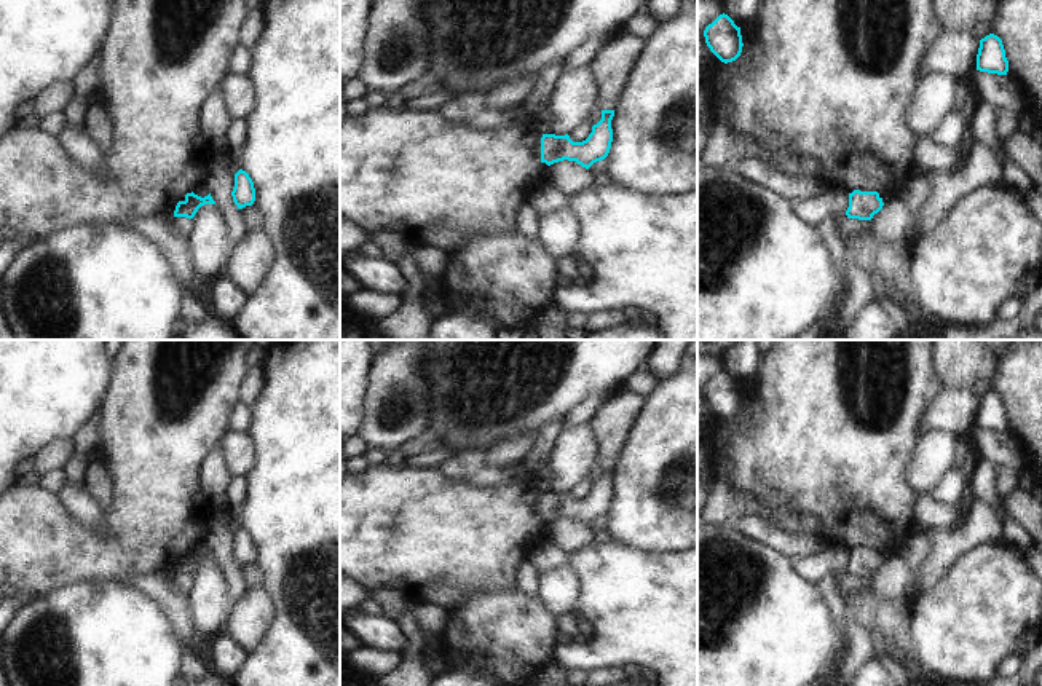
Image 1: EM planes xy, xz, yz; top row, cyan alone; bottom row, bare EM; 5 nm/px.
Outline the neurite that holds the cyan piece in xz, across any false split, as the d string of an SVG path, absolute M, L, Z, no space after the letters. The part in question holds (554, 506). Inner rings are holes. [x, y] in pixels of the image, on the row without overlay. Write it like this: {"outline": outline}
{"outline": "M602 467L602 477L592 483L592 490L582 499L573 499L568 491L543 491L541 520L551 523L568 517L589 526L594 520L605 517L613 499L613 474L614 467Z"}

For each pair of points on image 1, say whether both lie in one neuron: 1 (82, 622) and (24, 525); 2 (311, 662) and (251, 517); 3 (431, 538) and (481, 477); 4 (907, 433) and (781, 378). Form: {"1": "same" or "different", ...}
{"1": "different", "2": "same", "3": "different", "4": "same"}

